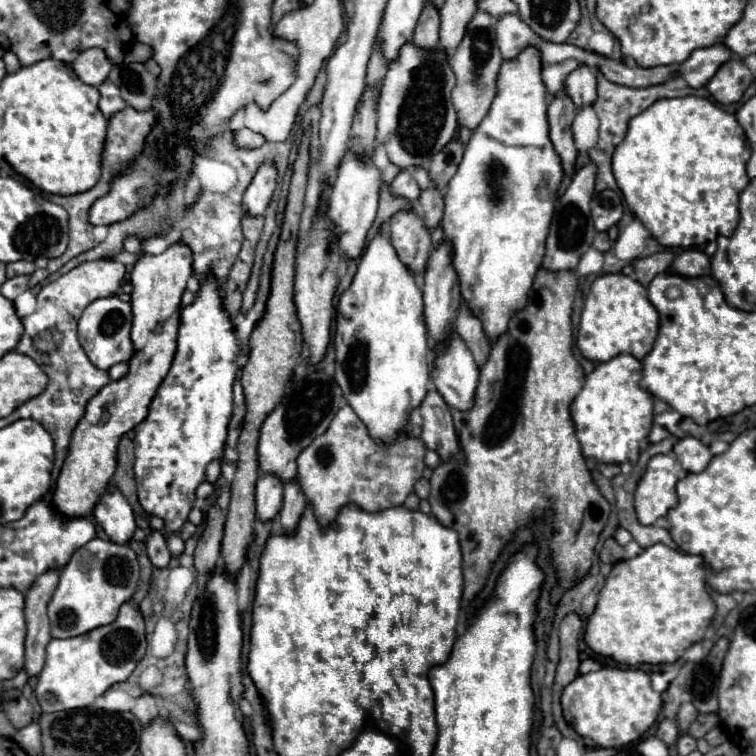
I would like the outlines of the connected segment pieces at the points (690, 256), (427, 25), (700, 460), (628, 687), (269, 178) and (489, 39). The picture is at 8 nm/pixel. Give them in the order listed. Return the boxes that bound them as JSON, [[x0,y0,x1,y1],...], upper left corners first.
[[672,249,710,277],[414,1,440,47],[674,437,712,473],[562,667,662,747],[242,163,276,217],[452,11,504,129]]

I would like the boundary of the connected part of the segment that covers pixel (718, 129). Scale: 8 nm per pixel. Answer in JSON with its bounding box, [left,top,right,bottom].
[612,95,750,247]

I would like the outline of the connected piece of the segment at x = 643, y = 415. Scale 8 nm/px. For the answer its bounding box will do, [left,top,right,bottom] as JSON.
[572,353,652,463]

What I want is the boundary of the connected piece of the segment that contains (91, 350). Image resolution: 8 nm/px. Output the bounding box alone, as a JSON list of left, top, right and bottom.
[78,295,134,371]

